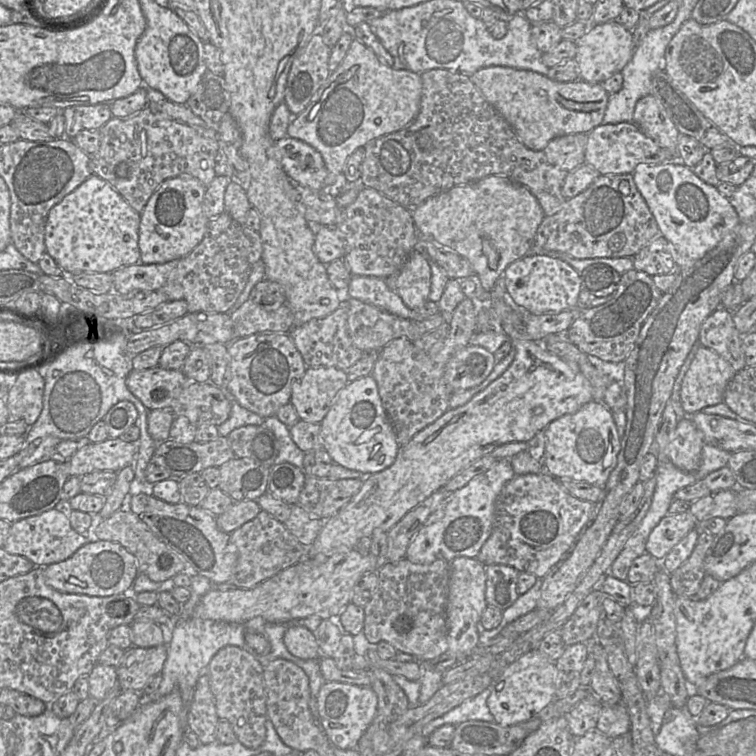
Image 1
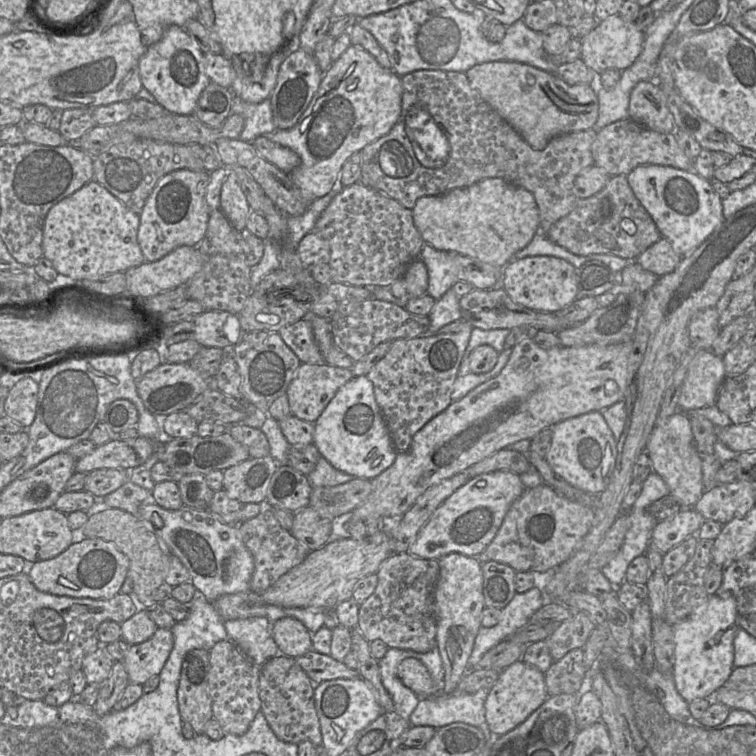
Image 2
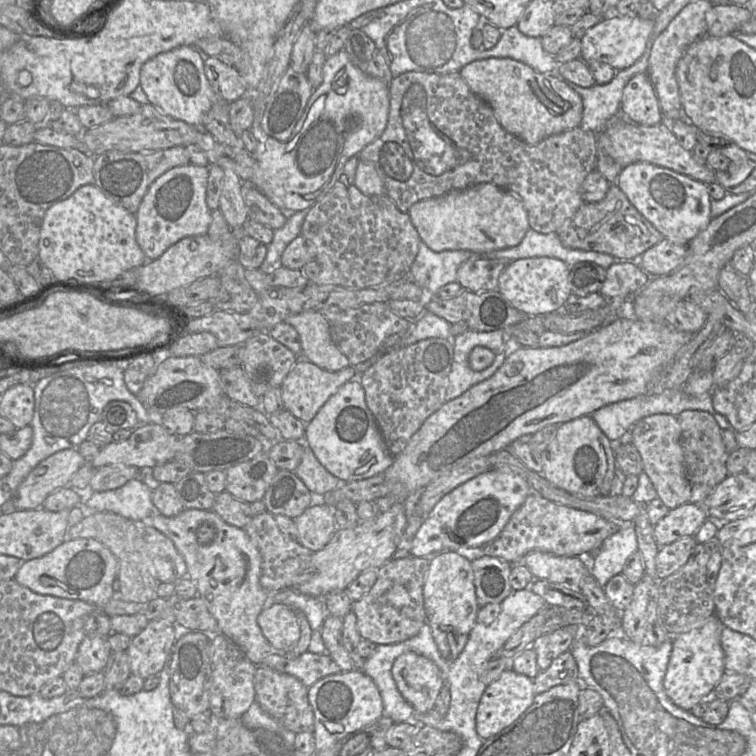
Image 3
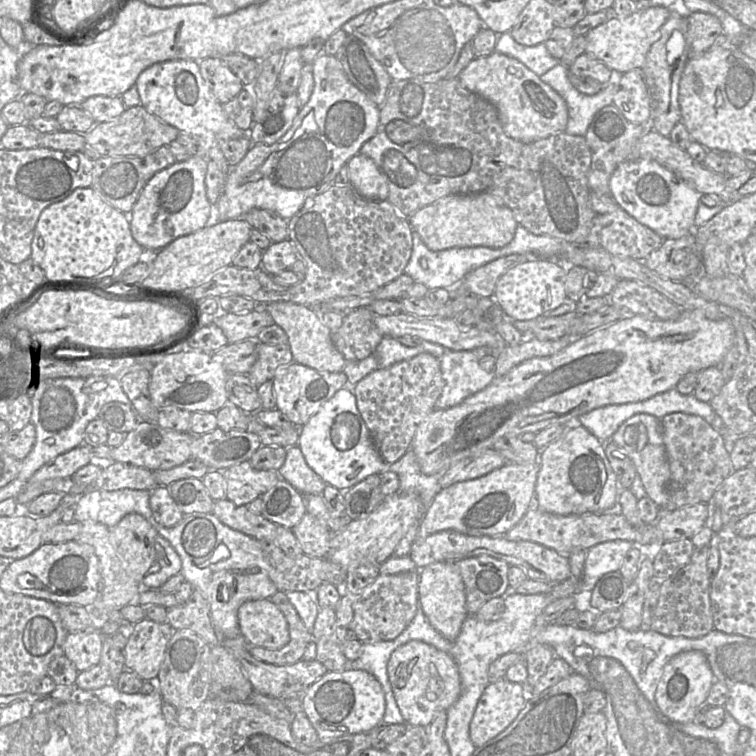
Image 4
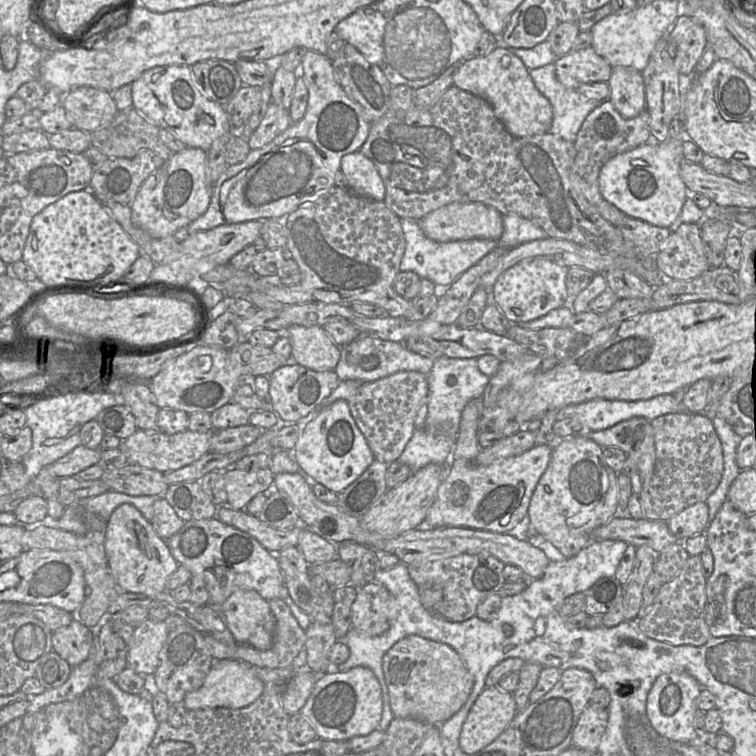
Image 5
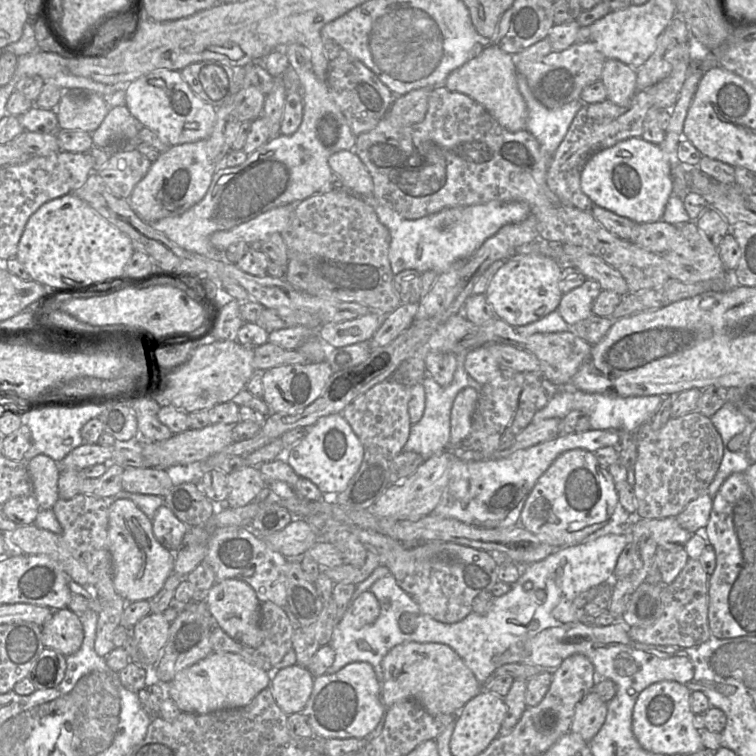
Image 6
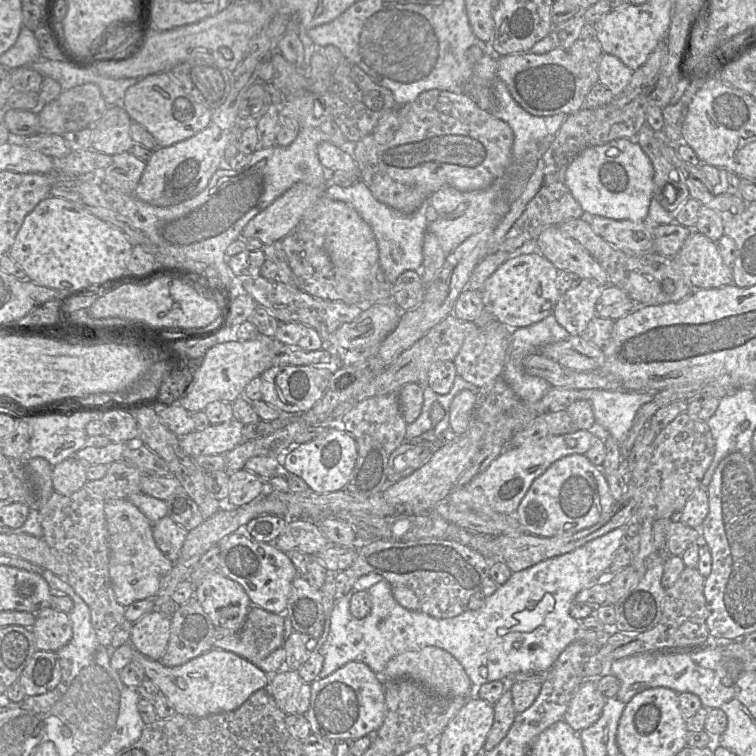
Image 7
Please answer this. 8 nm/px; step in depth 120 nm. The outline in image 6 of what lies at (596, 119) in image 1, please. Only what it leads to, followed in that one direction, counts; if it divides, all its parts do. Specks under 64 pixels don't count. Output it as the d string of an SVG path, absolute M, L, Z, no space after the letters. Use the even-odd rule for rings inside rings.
M491 43L476 58L452 71L443 86L464 94L483 106L496 121L510 132L525 130L528 111L517 85L516 59Z

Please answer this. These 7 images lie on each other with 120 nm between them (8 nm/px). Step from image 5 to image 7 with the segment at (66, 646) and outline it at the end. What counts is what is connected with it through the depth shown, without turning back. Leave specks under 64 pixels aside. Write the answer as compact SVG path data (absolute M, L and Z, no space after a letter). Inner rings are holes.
M51 606L36 614L35 624L30 629L38 650L58 652L71 641L73 636L68 614Z

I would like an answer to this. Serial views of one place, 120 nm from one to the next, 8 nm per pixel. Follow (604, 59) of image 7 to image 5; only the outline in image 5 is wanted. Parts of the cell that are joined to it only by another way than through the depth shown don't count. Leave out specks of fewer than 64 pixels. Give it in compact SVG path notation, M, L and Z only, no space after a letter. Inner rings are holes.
M612 67L607 83L608 100L623 118L635 118L646 110L645 86L641 72L634 68Z

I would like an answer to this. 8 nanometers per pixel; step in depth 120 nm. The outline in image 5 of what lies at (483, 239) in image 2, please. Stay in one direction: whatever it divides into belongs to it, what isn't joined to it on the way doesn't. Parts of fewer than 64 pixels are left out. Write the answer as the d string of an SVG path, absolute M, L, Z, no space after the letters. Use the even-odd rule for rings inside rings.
M478 202L448 204L427 214L418 222L425 236L436 242L469 239L496 240L503 233L502 214L494 208Z

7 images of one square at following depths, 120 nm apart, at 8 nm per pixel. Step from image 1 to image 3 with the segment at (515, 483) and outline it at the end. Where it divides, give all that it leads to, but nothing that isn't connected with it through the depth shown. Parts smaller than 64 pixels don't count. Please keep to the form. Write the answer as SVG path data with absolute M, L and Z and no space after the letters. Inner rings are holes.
M530 492L524 503L512 514L500 534L483 547L483 554L500 558L511 565L521 563L522 558L533 550L556 556L585 558L595 553L603 541L614 534L619 523L547 500Z

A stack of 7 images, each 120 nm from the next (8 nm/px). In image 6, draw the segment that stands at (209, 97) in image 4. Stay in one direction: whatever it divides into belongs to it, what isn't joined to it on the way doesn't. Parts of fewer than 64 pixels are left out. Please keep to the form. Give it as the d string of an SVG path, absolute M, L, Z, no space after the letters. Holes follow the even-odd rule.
M158 69L128 83L124 105L141 127L152 130L170 146L207 140L216 122L216 109L194 94L180 71Z

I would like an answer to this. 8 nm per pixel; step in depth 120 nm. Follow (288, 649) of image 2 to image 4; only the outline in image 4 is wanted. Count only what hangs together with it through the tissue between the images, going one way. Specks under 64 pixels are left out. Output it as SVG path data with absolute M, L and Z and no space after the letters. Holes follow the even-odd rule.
M270 599L243 603L238 609L238 621L249 646L277 650L289 642L287 620Z

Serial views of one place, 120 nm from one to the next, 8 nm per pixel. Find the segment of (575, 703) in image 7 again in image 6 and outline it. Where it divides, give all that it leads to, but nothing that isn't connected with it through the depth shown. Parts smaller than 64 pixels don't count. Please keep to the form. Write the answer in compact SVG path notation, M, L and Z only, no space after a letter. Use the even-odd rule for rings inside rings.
M593 691L576 706L571 733L589 743L603 726L607 715L607 703Z

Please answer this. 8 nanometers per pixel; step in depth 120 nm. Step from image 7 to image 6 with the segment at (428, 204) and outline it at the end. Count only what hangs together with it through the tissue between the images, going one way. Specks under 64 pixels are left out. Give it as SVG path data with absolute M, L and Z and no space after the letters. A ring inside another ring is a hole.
M518 73L517 85L528 111L525 130L537 140L545 153L552 156L584 103L578 99L558 109L548 109L535 99L525 77ZM373 196L361 197L375 210L379 221L389 231L388 257L393 275L403 270L417 270L420 273L433 270L441 274L454 262L470 258L501 227L524 221L531 214L529 206L524 202L491 201L480 205L447 208L416 220L407 220L379 204Z

